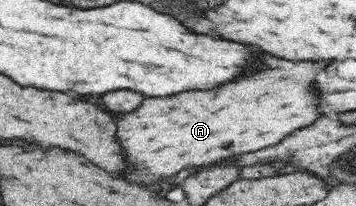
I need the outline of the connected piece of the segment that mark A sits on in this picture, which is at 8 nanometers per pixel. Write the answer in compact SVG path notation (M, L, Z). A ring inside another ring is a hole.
M270 57L270 71L246 77L232 87L186 95L174 99L144 99L142 107L122 115L116 123L116 141L124 155L122 179L142 185L160 185L180 171L202 167L238 153L252 153L278 145L292 131L314 123L316 107L308 81L318 65L308 61L276 61Z

